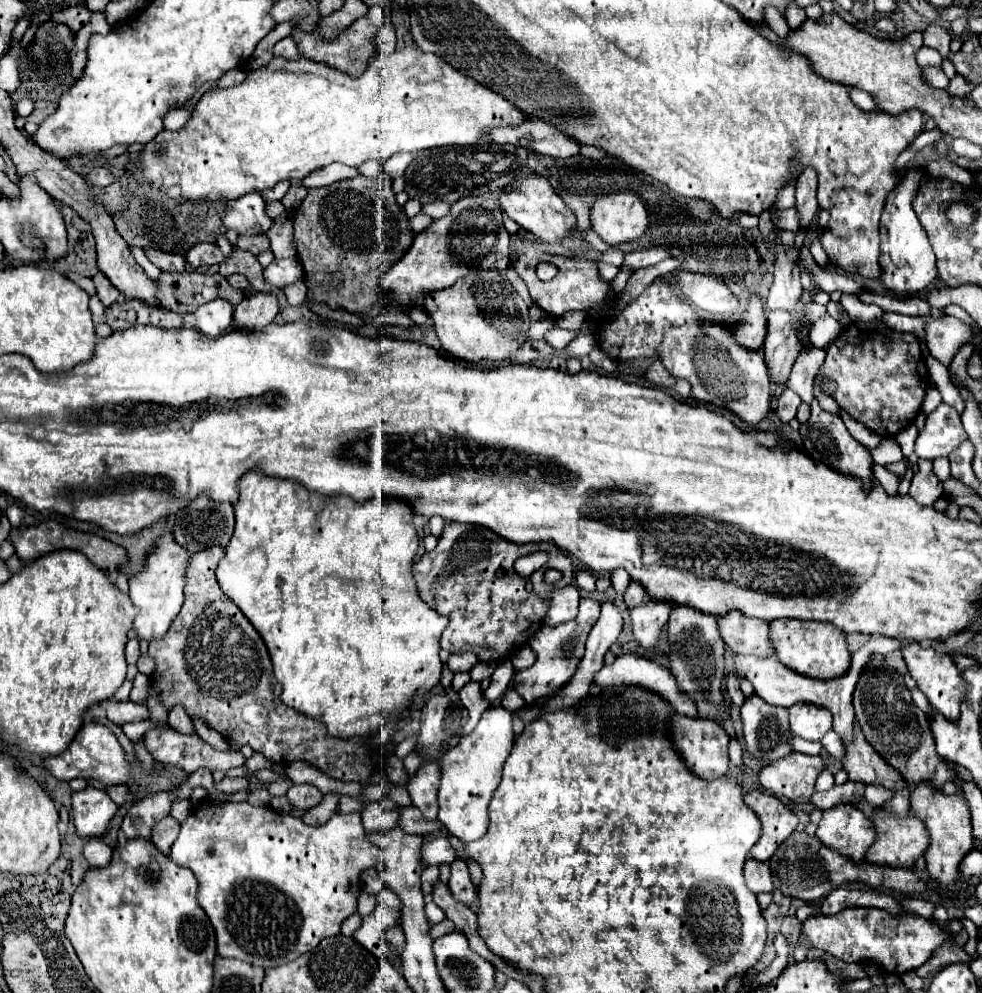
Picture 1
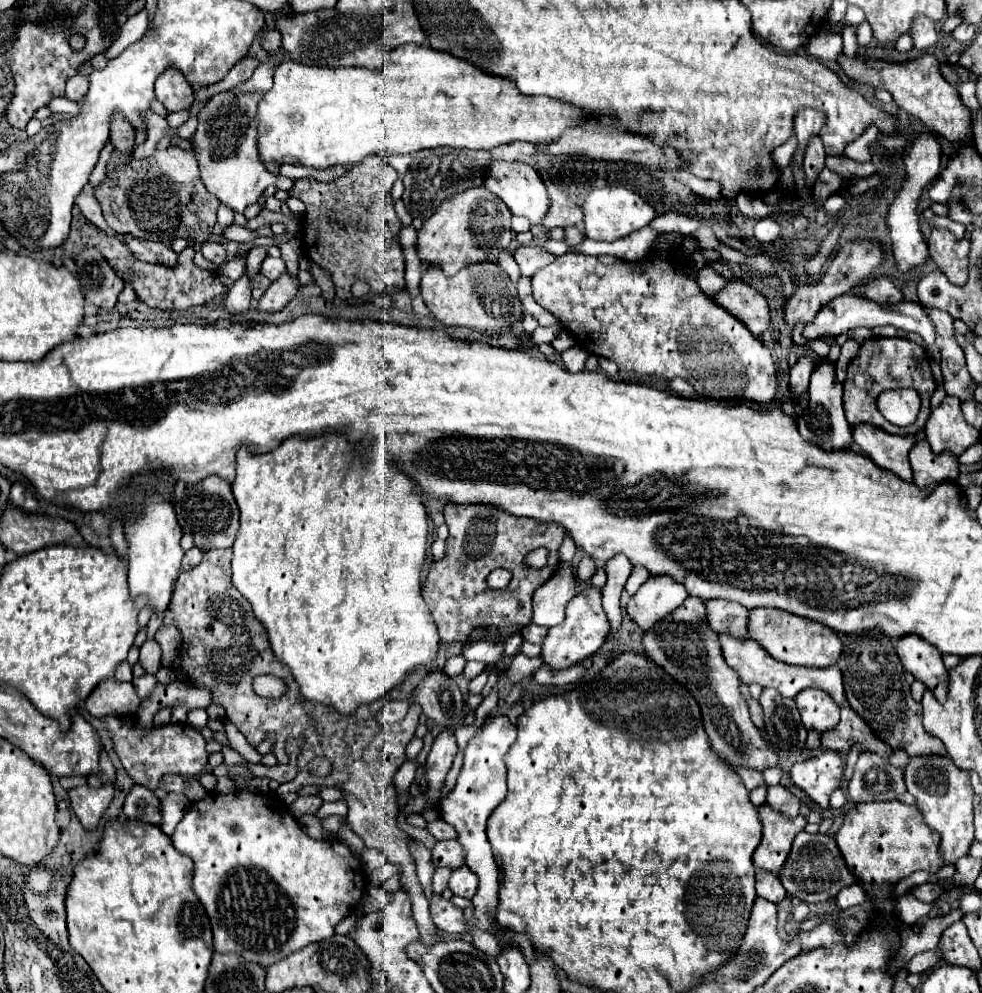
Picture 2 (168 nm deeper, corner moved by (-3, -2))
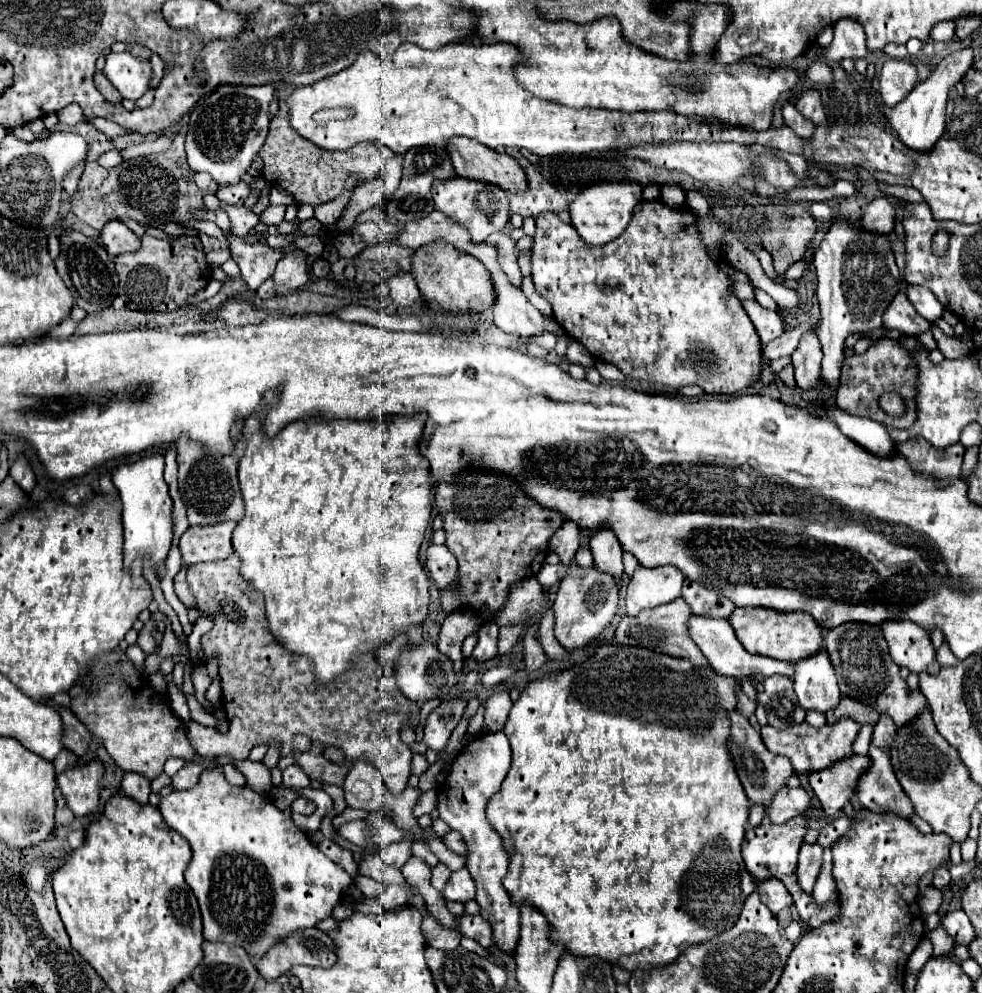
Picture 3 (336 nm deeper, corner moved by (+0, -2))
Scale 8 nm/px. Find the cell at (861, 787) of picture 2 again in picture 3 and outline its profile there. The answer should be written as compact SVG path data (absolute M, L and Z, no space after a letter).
M870 745L868 757L870 767L858 777L856 783L856 797L862 807L878 813L898 813L910 819L914 809L910 799L902 791L898 779L894 777L890 755Z

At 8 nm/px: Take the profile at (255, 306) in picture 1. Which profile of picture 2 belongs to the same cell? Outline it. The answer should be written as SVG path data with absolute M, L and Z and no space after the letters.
M283 273L279 279L271 283L271 287L265 291L265 295L257 301L257 309L261 311L281 311L299 291L299 279Z

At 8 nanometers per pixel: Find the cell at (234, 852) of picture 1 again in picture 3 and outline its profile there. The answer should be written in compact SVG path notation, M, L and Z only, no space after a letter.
M220 767L204 771L196 787L162 797L160 813L168 827L180 833L192 847L186 883L200 903L204 939L238 945L254 959L260 959L270 947L286 939L290 933L316 927L320 921L330 917L332 909L342 901L344 891L354 883L354 879L338 863L328 859L308 839L308 835L294 825L290 815L282 813L272 801L246 785L228 785Z

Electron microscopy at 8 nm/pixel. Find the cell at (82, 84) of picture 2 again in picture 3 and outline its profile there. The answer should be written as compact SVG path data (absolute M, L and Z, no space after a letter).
M72 103L72 105L64 107L64 109L58 113L58 119L60 119L62 123L74 125L74 123L78 123L78 121L84 119L84 113L82 113L82 109L80 109L78 103Z

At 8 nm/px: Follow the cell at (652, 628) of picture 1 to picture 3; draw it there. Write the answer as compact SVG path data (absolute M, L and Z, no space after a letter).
M638 567L626 589L628 615L638 615L642 609L654 609L678 599L682 583L682 573L676 567Z

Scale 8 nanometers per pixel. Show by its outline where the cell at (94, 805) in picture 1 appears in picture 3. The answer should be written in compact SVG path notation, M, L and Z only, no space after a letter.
M90 761L88 765L72 767L72 771L64 771L62 775L58 775L58 787L62 789L62 795L76 817L86 817L98 809L102 775L104 775L104 767L100 761Z

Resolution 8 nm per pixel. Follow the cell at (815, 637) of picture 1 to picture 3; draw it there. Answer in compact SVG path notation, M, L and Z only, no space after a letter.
M736 607L734 615L730 617L730 623L746 651L788 663L808 659L816 655L824 645L822 627L810 615L798 611L776 611L768 607Z

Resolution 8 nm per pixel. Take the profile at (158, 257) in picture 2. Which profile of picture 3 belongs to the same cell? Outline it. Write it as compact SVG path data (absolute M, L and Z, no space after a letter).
M112 221L102 229L102 243L108 255L112 257L120 253L134 253L134 247L136 251L140 249L138 235L132 229L128 229L122 221Z

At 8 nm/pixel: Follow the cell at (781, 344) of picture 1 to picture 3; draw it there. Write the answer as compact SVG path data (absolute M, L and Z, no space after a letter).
M886 197L874 199L866 209L860 221L860 227L876 235L890 235L894 229L894 209Z

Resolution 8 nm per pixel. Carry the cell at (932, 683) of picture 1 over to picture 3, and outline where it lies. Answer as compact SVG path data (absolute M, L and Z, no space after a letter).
M886 621L882 625L882 631L894 663L898 663L900 667L908 667L910 673L926 671L930 675L936 675L940 671L928 631L922 631L922 627L910 621Z

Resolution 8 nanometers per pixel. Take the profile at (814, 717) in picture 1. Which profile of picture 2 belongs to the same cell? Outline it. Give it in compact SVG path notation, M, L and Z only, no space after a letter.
M807 689L795 695L797 709L801 713L803 725L807 729L827 731L839 721L839 707L833 703L833 697L825 695L821 689Z

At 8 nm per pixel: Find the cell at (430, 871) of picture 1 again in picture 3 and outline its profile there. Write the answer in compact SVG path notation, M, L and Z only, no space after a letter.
M438 863L436 867L432 867L432 881L430 881L430 883L442 893L448 877L450 877L450 869L448 869L444 863Z

